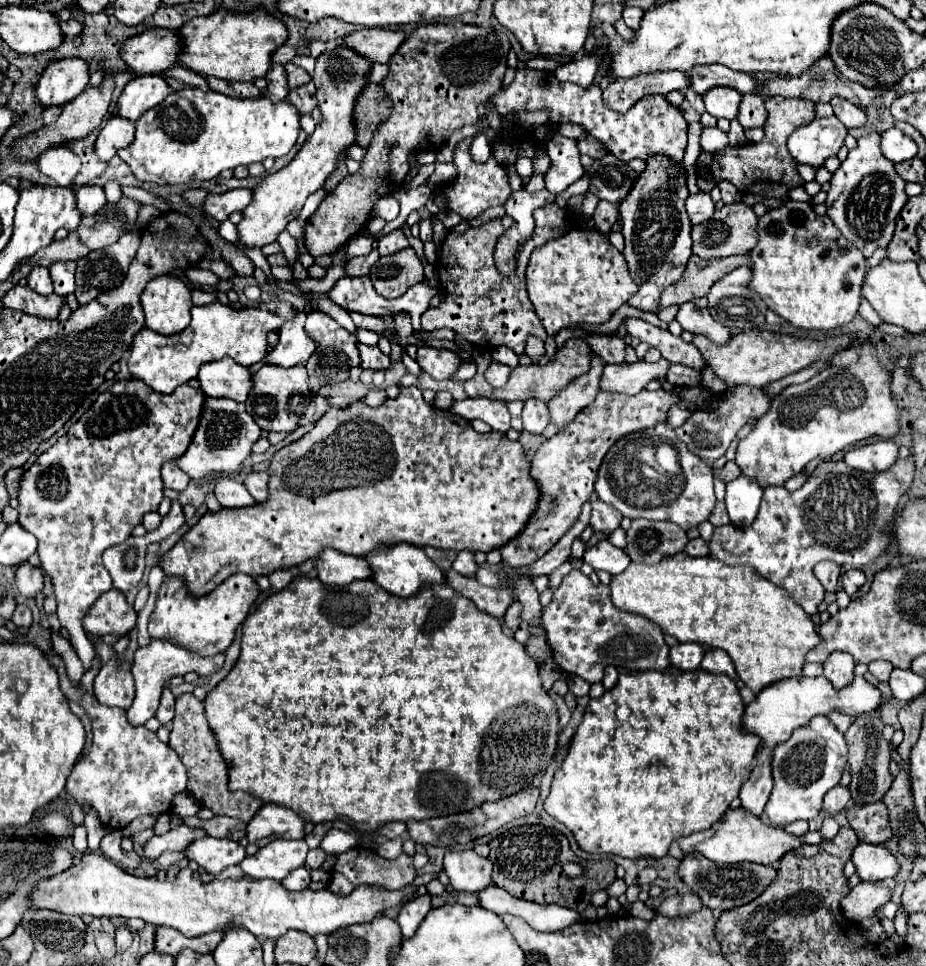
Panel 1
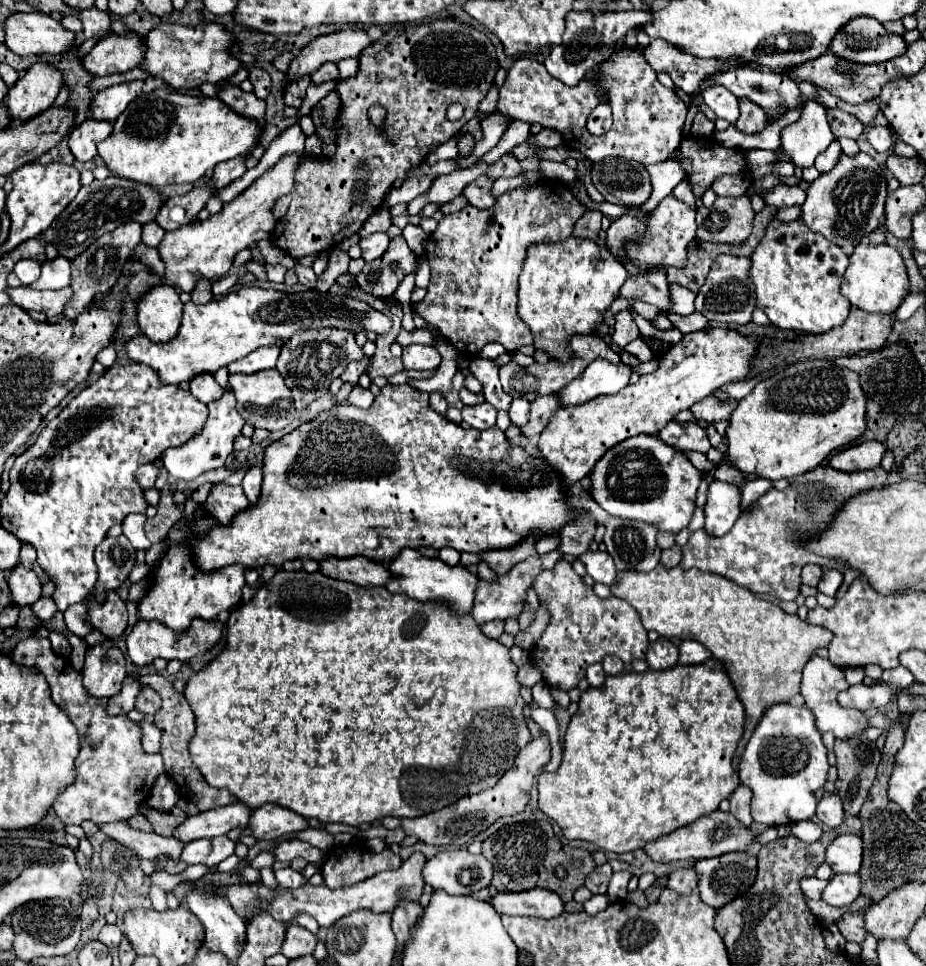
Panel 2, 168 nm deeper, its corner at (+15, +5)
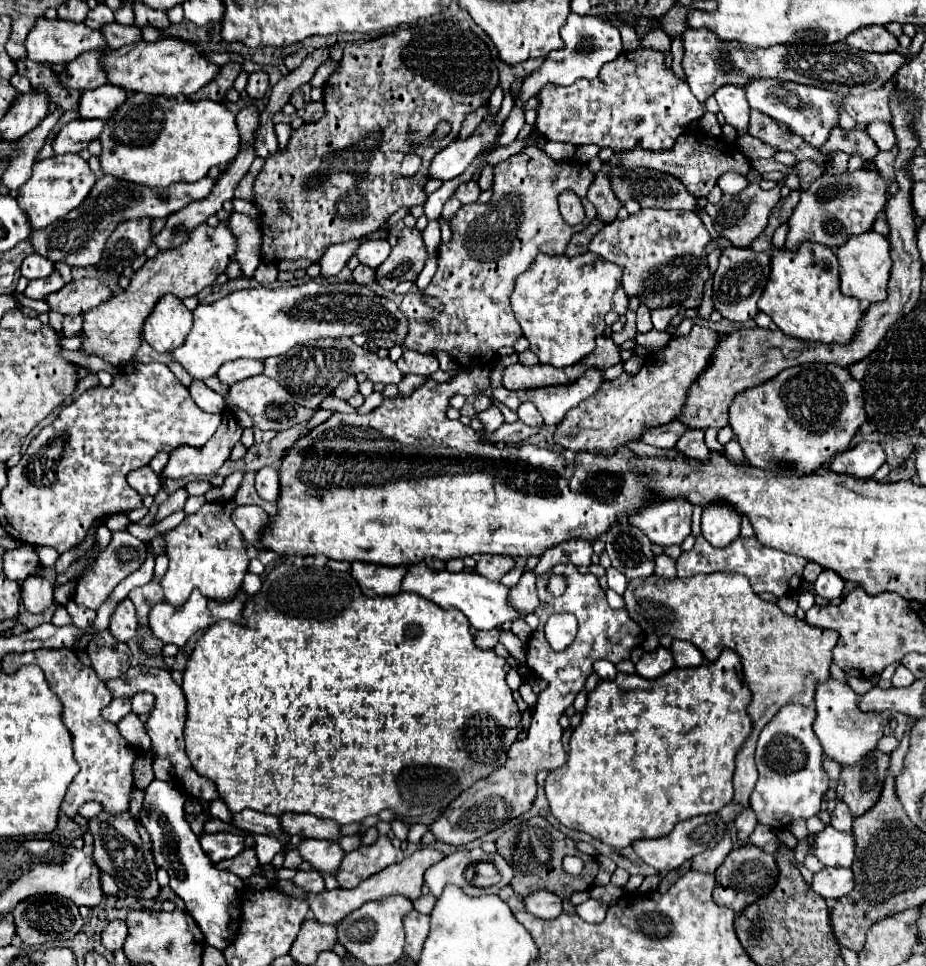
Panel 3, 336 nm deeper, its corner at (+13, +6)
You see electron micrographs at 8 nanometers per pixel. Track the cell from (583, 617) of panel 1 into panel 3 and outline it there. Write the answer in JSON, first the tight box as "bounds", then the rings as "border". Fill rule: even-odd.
{"bounds":[428,562,644,846],"border":[[[570,562],[554,566],[554,572],[564,574],[568,578],[568,588],[560,598],[554,598],[546,590],[548,574],[540,574],[536,582],[540,604],[538,610],[534,612],[540,618],[540,626],[530,636],[526,664],[542,680],[548,682],[548,688],[538,694],[538,704],[534,708],[528,738],[518,740],[514,742],[514,746],[510,746],[508,762],[506,766],[502,766],[502,770],[494,772],[490,778],[486,778],[486,782],[476,782],[470,790],[462,792],[440,814],[440,818],[428,826],[438,842],[462,846],[476,838],[486,836],[504,822],[528,812],[536,798],[536,774],[544,768],[546,770],[560,768],[566,762],[566,752],[562,748],[562,726],[558,724],[558,718],[574,702],[574,696],[584,688],[586,678],[594,672],[592,664],[596,660],[610,660],[612,664],[628,660],[630,652],[642,646],[644,642],[642,628],[628,616],[628,612],[624,608],[614,610],[608,606],[604,590],[598,586],[598,578],[594,574],[580,574],[576,572],[576,566],[572,566]],[[556,612],[572,612],[578,618],[576,640],[562,652],[552,650],[544,636],[544,624]]]}

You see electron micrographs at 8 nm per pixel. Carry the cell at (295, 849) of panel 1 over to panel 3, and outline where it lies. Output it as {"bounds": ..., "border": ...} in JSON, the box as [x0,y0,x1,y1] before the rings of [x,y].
{"bounds":[298,840,342,874],"border":[[[304,840],[298,848],[302,858],[310,862],[318,872],[334,874],[338,868],[338,862],[342,860],[342,850],[336,842],[330,840]]]}

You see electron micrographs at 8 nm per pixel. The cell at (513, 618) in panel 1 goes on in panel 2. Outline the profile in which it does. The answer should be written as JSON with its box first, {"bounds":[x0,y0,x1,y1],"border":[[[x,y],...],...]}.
{"bounds":[482,619,504,639],"border":[[[494,619],[494,621],[488,621],[482,625],[482,633],[488,637],[488,639],[498,639],[502,633],[504,633],[504,621],[502,619]]]}

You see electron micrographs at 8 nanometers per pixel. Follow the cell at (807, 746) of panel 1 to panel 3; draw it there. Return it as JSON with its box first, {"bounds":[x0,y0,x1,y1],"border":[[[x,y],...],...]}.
{"bounds":[750,704,828,828],"border":[[[786,704],[762,728],[756,744],[758,782],[750,796],[750,808],[760,824],[784,828],[796,818],[812,818],[820,812],[822,796],[828,790],[828,774],[822,766],[822,746],[812,730],[816,710],[812,706]]]}

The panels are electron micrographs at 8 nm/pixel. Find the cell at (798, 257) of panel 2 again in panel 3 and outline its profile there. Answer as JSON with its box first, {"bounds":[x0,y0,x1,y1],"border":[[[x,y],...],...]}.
{"bounds":[758,240,862,344],"border":[[[806,240],[798,246],[798,250],[788,250],[786,246],[772,248],[770,278],[758,300],[758,308],[792,338],[846,344],[858,328],[862,308],[856,298],[840,292],[838,268],[840,264],[834,248],[818,242]]]}

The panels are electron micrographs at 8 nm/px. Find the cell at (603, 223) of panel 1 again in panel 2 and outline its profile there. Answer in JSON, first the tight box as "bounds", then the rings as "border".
{"bounds":[572,211,604,241],"border":[[[586,211],[586,213],[580,217],[580,221],[576,223],[572,235],[578,237],[578,239],[586,237],[586,239],[590,239],[590,241],[598,241],[602,217],[604,217],[604,215],[602,215],[600,211]]]}

